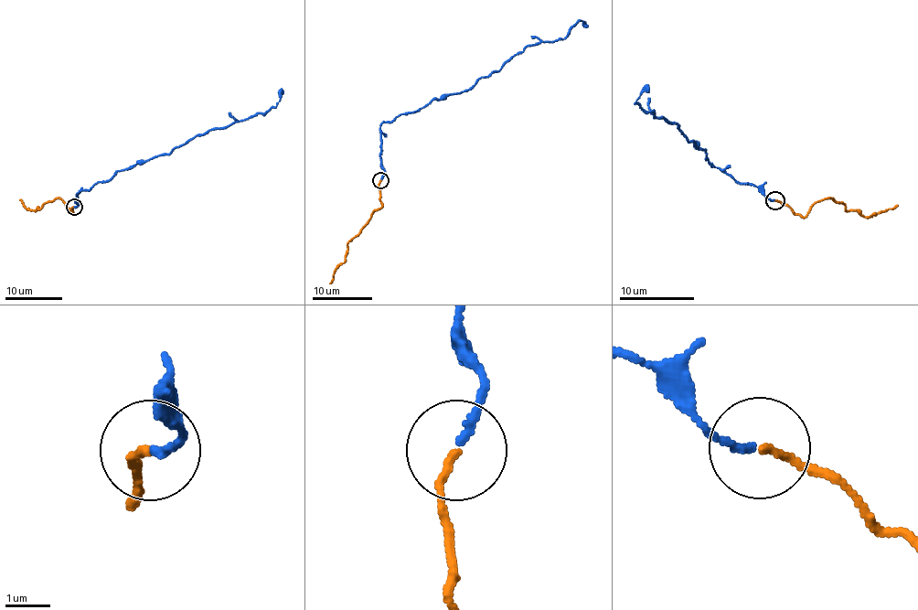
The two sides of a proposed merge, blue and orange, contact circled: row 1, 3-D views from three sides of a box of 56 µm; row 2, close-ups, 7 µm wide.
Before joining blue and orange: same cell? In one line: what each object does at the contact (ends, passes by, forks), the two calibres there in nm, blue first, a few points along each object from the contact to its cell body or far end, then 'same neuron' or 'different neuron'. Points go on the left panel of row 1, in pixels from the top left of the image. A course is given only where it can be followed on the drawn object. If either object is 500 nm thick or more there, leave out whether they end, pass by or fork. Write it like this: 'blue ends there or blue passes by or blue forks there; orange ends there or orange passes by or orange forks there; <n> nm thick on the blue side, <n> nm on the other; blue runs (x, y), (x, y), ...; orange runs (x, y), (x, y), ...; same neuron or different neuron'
blue ends there; orange ends there; 160 nm thick on the blue side, 160 nm on the other; blue runs (73, 207), (78, 193), (116, 173), (202, 133), (262, 114), (274, 106), (282, 89); orange runs (73, 207), (72, 214), (56, 197), (35, 210), (26, 208), (19, 199); same neuron

